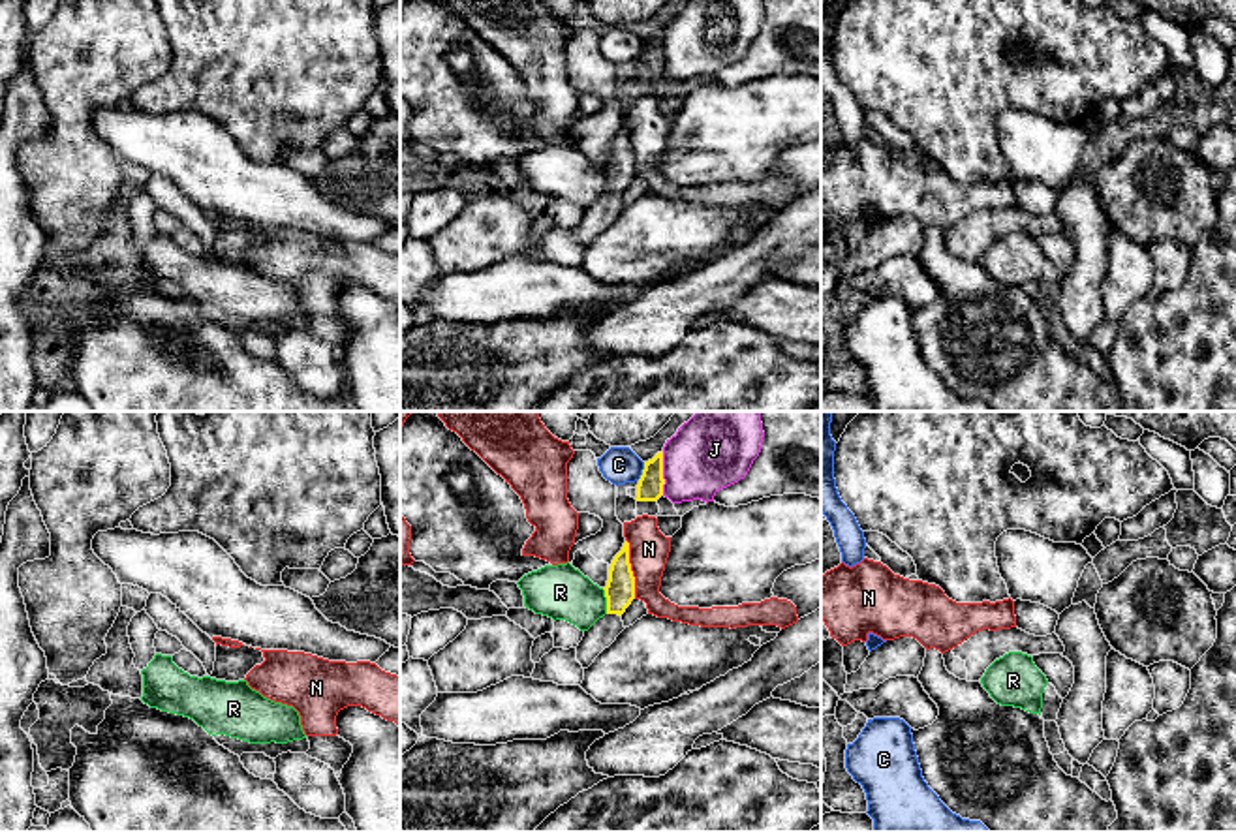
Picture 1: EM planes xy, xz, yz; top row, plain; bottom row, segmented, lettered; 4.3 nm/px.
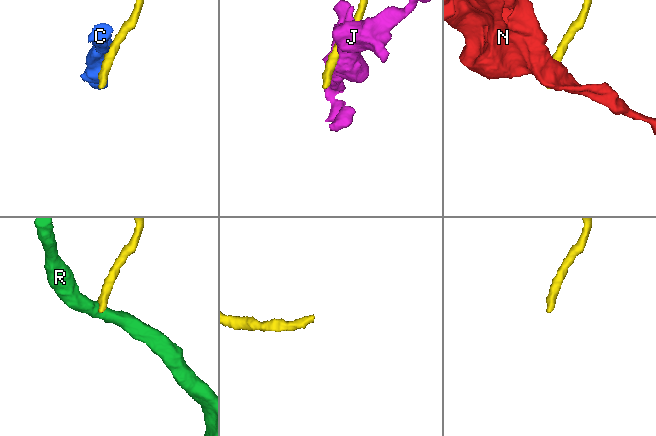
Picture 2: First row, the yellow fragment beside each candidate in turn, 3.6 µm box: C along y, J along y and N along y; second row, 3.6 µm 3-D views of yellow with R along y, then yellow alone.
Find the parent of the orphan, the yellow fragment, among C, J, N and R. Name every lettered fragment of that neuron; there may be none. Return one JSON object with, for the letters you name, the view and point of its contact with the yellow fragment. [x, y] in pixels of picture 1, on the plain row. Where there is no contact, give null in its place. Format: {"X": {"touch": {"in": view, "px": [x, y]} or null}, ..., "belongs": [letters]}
{"belongs": []}

